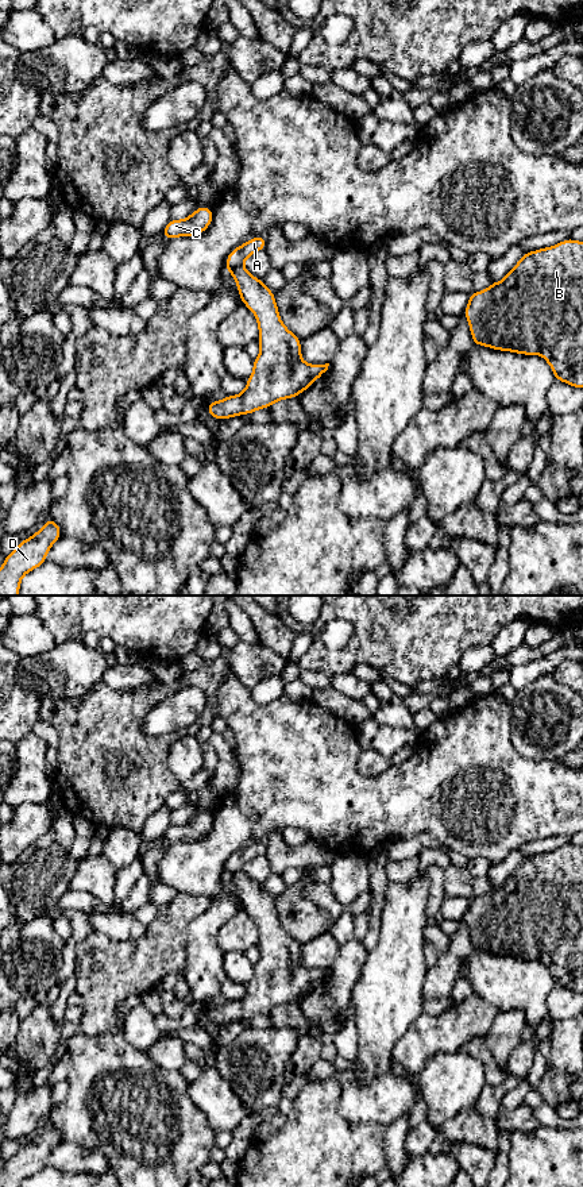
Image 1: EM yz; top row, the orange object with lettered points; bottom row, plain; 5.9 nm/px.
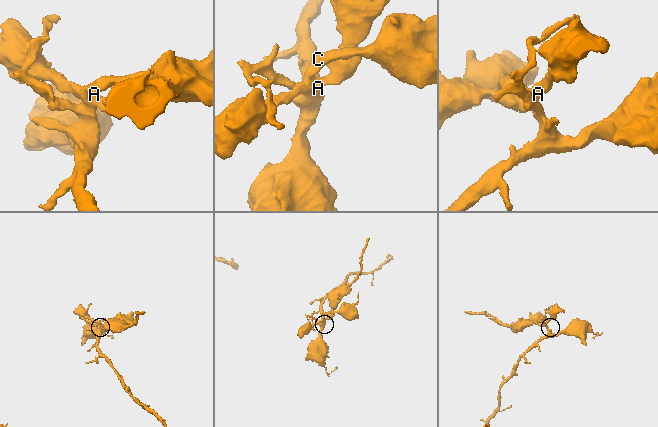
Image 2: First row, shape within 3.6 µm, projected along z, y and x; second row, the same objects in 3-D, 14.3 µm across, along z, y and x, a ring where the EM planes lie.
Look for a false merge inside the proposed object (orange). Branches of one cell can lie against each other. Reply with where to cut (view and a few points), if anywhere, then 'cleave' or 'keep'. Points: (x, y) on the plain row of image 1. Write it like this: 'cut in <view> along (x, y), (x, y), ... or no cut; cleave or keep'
cut in yz along (240, 868), (230, 877); cleave

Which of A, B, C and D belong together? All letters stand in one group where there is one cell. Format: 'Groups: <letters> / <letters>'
Groups: A / B C D

